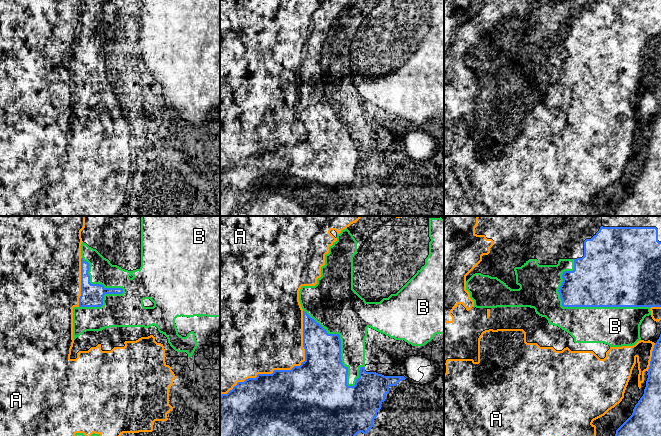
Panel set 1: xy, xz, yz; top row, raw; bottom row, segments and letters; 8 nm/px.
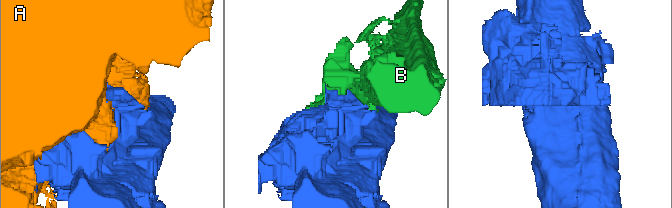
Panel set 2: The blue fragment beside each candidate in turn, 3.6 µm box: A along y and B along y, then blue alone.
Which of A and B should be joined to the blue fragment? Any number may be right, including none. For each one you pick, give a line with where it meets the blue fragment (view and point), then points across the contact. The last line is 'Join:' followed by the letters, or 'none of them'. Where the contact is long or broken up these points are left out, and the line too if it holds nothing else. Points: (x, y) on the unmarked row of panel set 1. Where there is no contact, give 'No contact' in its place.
Join: none of them

